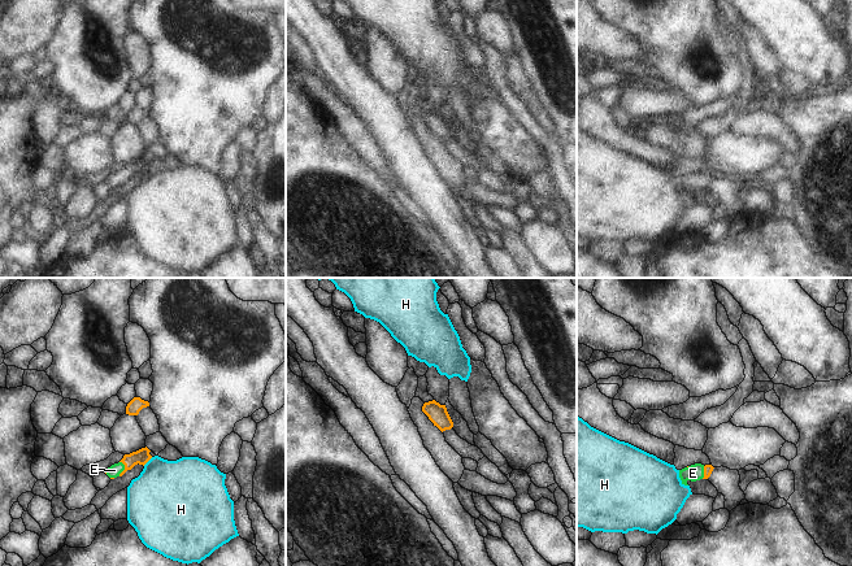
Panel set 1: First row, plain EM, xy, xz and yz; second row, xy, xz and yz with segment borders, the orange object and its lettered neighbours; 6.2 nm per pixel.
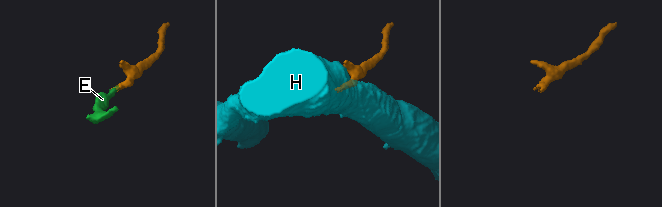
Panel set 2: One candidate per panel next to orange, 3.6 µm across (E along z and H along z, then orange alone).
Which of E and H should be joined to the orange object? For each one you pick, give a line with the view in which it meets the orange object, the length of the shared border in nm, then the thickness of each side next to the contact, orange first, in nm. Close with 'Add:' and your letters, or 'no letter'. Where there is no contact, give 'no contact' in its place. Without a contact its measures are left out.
E: meets orange in xy; contact 100 nm long; 90 nm thick on the orange side, 80 nm on the other
Add: E

